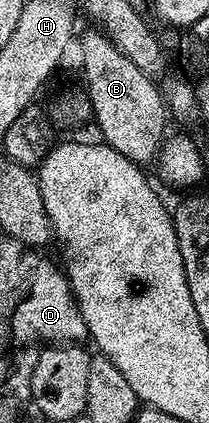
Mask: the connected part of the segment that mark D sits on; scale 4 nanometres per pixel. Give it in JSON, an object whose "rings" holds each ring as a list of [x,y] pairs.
{"rings":[[[27,248],[25,251],[25,260],[21,258],[23,262],[23,272],[21,274],[27,274],[25,278],[29,280],[29,286],[31,286],[31,296],[27,300],[27,304],[23,303],[23,306],[19,306],[19,344],[30,345],[42,343],[41,340],[51,340],[47,342],[54,342],[57,344],[81,344],[89,338],[89,329],[87,324],[83,320],[83,316],[79,312],[77,307],[77,301],[73,299],[73,290],[69,286],[69,280],[66,277],[64,271],[57,265],[57,267],[47,258],[43,258],[38,251]]]}

